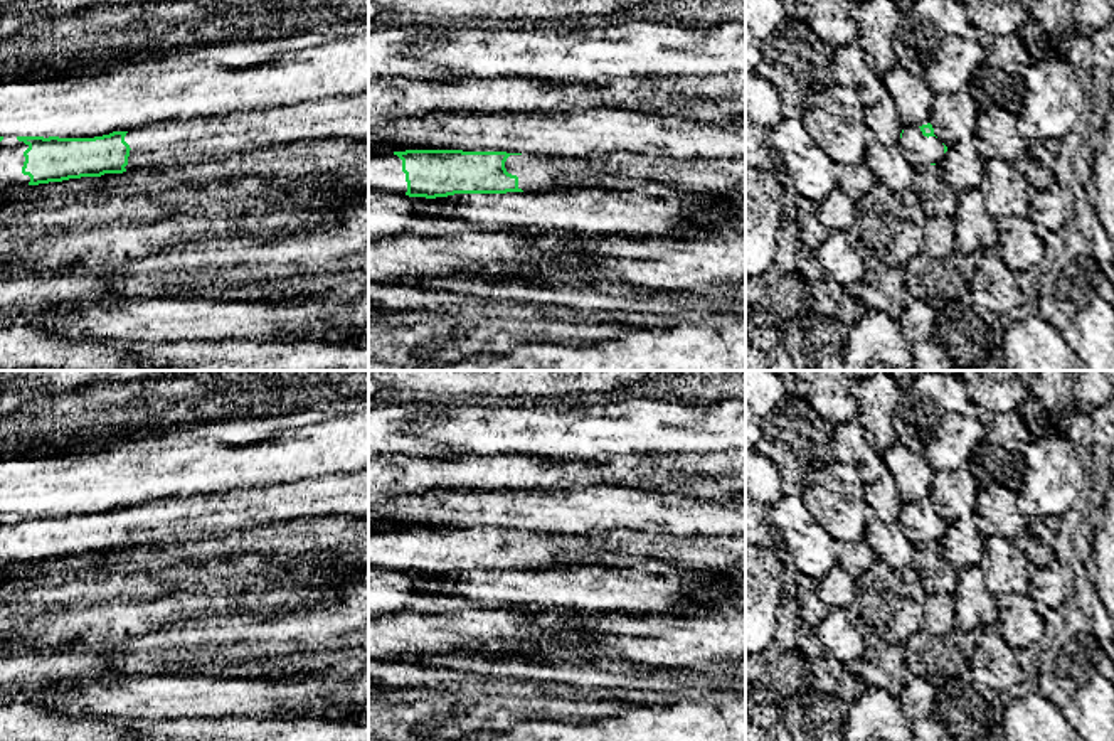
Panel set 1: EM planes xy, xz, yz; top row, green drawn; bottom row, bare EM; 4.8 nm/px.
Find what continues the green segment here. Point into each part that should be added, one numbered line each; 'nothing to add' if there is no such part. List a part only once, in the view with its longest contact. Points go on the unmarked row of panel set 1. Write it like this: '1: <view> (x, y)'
1: xy (12, 536)
2: xz (535, 549)

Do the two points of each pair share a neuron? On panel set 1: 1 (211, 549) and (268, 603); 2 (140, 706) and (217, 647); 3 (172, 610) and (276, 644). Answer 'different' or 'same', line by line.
1: different
2: different
3: different

